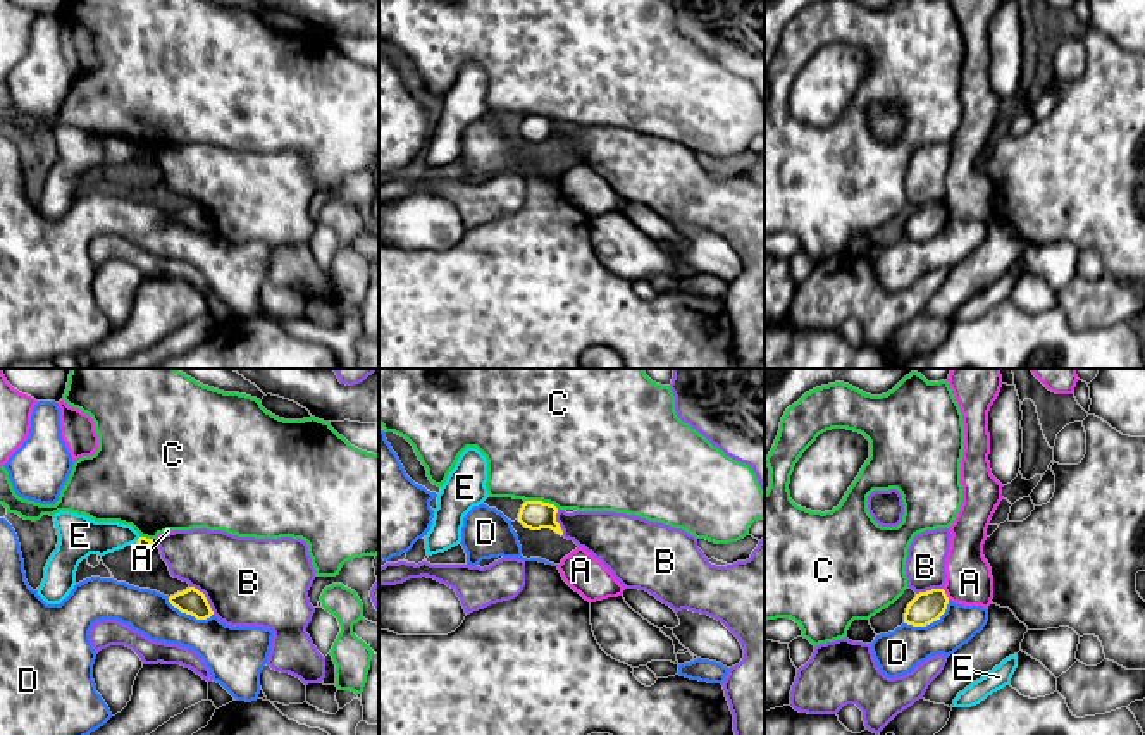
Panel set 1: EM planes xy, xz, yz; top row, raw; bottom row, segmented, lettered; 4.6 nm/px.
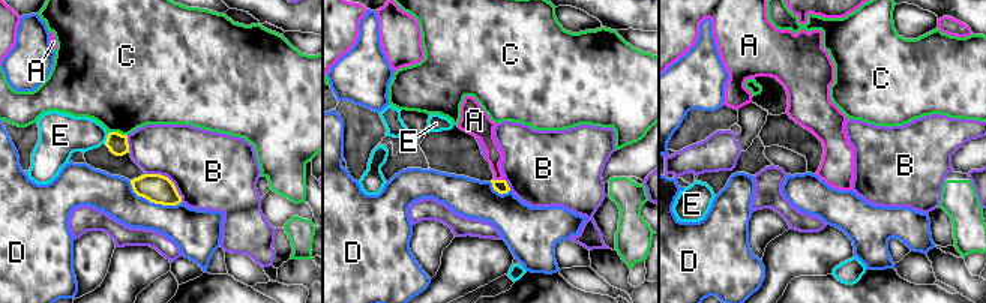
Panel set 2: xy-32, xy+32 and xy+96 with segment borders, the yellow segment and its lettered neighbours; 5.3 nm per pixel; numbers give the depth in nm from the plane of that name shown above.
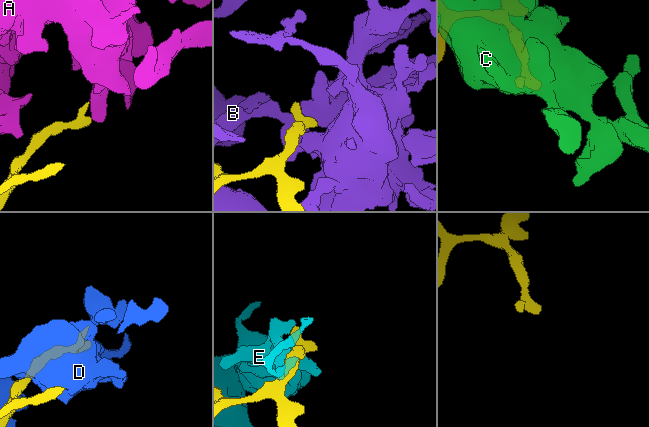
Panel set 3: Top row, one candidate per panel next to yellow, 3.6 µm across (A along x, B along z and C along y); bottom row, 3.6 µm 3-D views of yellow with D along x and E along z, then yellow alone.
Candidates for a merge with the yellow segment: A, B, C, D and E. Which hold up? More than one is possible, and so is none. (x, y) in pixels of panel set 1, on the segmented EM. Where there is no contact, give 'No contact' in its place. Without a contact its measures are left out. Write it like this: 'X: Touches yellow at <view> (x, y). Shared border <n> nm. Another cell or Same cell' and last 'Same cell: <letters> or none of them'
A: Touches yellow at yz (946, 594). Shared border 70 nm. Another cell
B: Touches yellow at xy (205, 598). Shared border 180 nm. Another cell
C: Touches yellow at xz (541, 501). Shared border 170 nm. Another cell
D: Touches yellow at yz (928, 623). Shared border 240 nm. Another cell
E: Touches yellow at xy (138, 539). Shared border 40 nm. Another cell
Same cell: none of them

